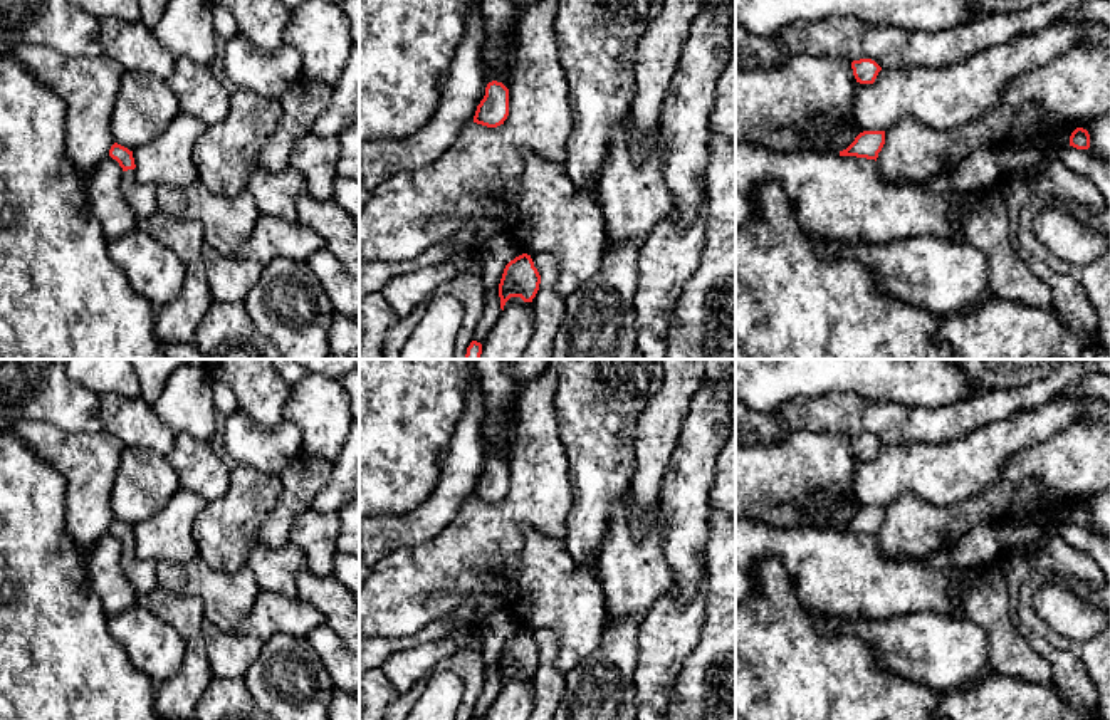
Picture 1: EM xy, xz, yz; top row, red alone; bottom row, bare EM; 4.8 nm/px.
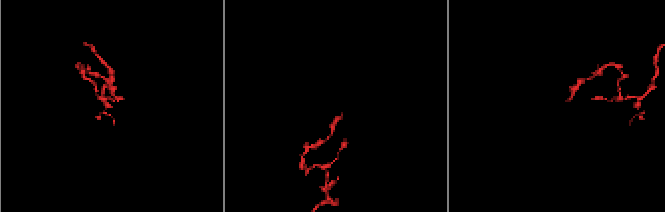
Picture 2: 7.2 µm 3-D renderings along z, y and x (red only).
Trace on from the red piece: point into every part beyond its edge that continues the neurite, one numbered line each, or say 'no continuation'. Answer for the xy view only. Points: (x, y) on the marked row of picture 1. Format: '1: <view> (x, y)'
1: xy (141, 198)

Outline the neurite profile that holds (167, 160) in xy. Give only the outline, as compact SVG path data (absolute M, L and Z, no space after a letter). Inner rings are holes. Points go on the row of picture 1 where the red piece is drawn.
M180 112L168 128L133 151L136 181L158 186L188 186L198 181L193 148L207 124Z

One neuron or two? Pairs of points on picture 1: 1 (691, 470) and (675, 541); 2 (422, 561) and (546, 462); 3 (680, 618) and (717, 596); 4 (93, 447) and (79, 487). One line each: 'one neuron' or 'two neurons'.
1: one neuron
2: one neuron
3: two neurons
4: one neuron

